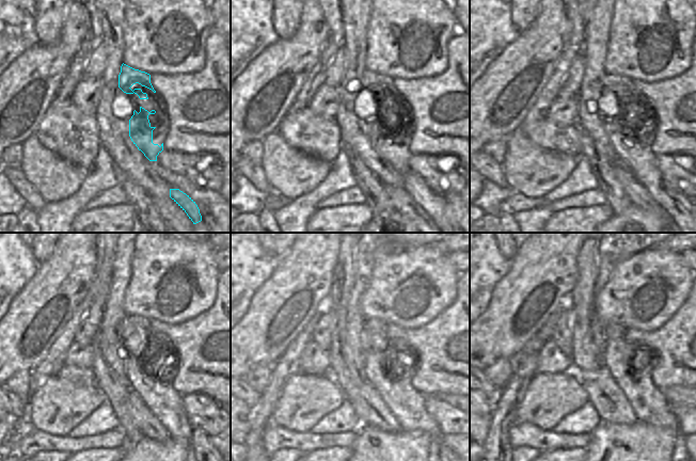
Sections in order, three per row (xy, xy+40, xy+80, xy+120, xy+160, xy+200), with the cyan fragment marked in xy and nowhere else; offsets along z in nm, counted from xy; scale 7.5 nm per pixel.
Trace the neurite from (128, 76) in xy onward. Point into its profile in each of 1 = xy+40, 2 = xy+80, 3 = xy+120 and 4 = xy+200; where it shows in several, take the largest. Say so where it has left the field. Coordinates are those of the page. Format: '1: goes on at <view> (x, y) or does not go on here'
1: goes on at xy+40 (368, 77)
2: goes on at xy+80 (639, 159)
3: goes on at xy+120 (153, 384)
4: goes on at xy+200 (647, 401)

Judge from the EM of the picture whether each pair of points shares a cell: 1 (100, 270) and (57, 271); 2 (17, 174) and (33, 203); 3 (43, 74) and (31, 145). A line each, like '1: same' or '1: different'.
1: different
2: same
3: different

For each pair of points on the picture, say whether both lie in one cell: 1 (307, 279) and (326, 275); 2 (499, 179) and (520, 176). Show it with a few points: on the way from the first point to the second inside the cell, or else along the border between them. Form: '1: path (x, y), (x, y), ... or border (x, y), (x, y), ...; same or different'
1: path (312, 275), (321, 275); same
2: border (502, 163), (507, 186); different

